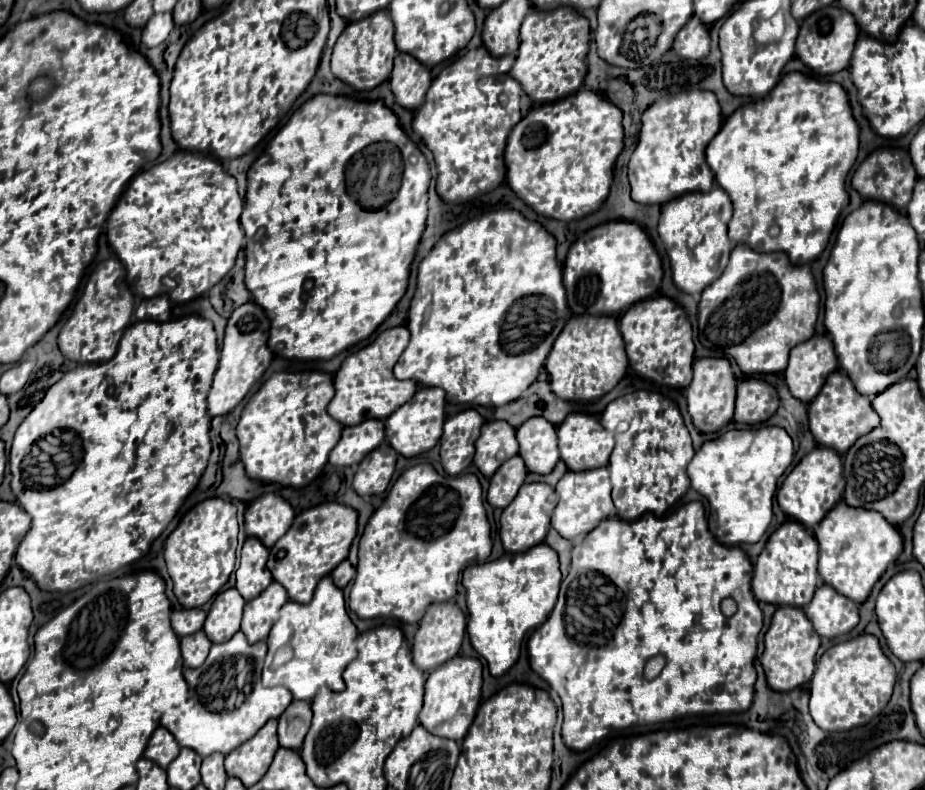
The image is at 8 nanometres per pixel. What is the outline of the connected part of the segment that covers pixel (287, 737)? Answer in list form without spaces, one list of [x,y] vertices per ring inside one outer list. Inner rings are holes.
[[[293,700],[289,708],[279,716],[279,744],[283,748],[299,750],[303,738],[311,726],[311,702]]]

